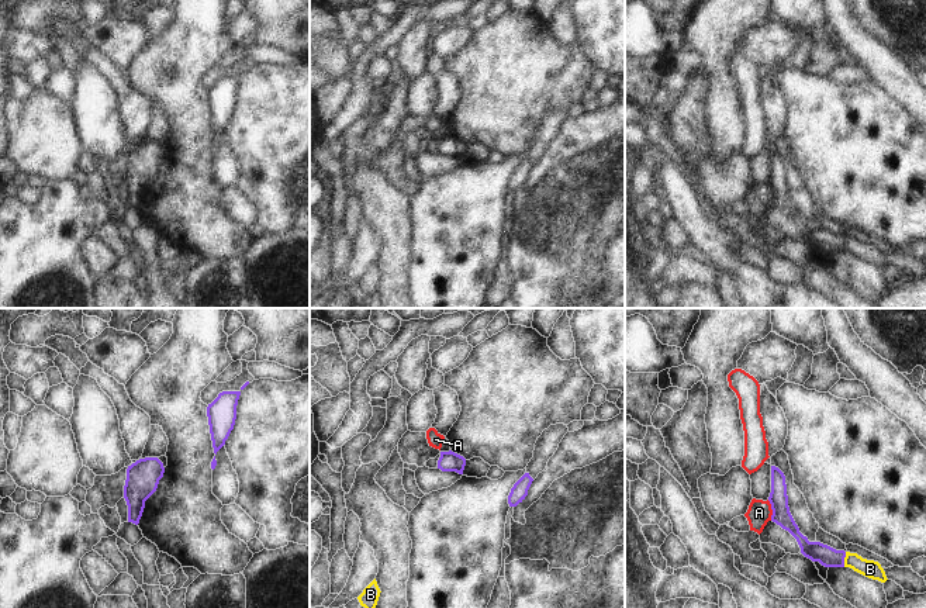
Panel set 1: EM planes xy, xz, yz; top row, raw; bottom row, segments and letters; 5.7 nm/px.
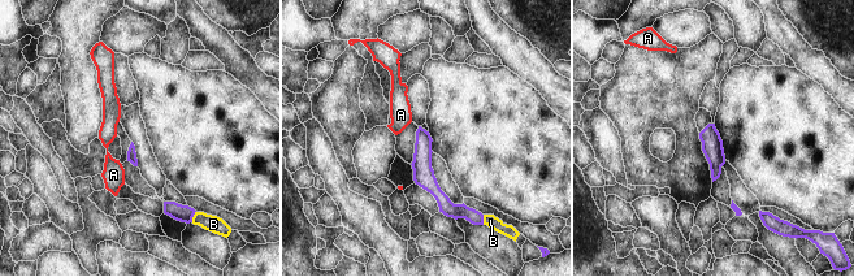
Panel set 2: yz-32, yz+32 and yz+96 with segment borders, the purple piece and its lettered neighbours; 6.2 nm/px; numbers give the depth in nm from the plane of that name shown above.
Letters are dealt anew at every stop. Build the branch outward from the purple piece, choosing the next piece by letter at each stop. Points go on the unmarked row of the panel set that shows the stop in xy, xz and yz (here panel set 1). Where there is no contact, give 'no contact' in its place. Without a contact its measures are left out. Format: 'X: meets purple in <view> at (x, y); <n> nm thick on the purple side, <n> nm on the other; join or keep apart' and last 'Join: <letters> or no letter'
A: meets purple in yz at (771, 193); 110 nm thick on the purple side, 140 nm on the other; keep apart
B: meets purple in yz at (843, 244); 120 nm thick on the purple side, 100 nm on the other; keep apart
Join: no letter

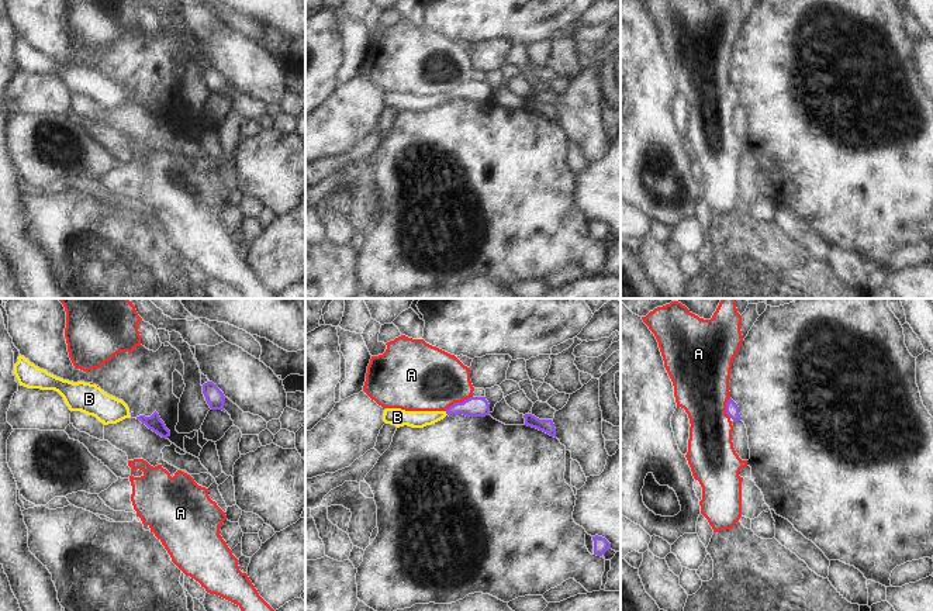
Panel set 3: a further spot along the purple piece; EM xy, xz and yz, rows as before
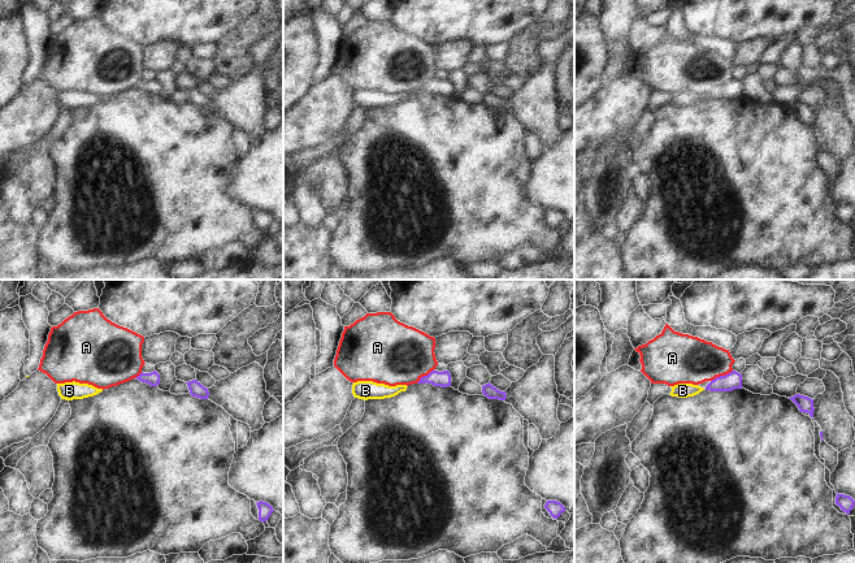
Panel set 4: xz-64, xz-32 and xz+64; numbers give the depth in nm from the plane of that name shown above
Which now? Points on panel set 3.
A: meets purple in xz at (458, 87); 110 nm thick on the purple side, 380 nm on the other; keep apart
B: meets purple in xz at (446, 97); 110 nm thick on the purple side, 100 nm on the other; join
Join: B

